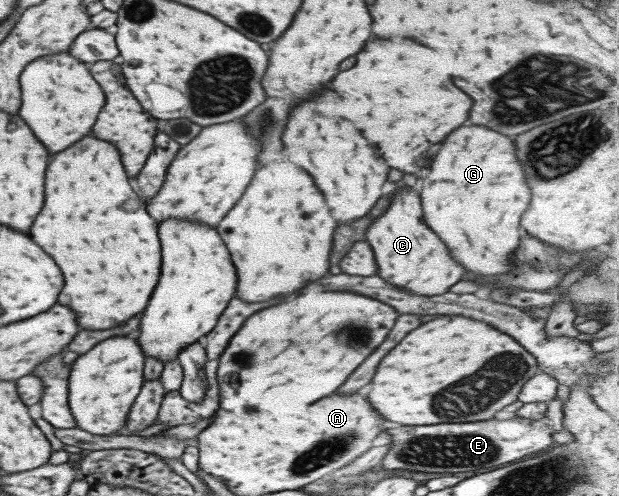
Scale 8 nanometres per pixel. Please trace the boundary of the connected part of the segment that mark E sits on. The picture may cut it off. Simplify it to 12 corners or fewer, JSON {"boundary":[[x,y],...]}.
{"boundary":[[540,420],[402,426],[384,470],[482,474],[550,449]]}

